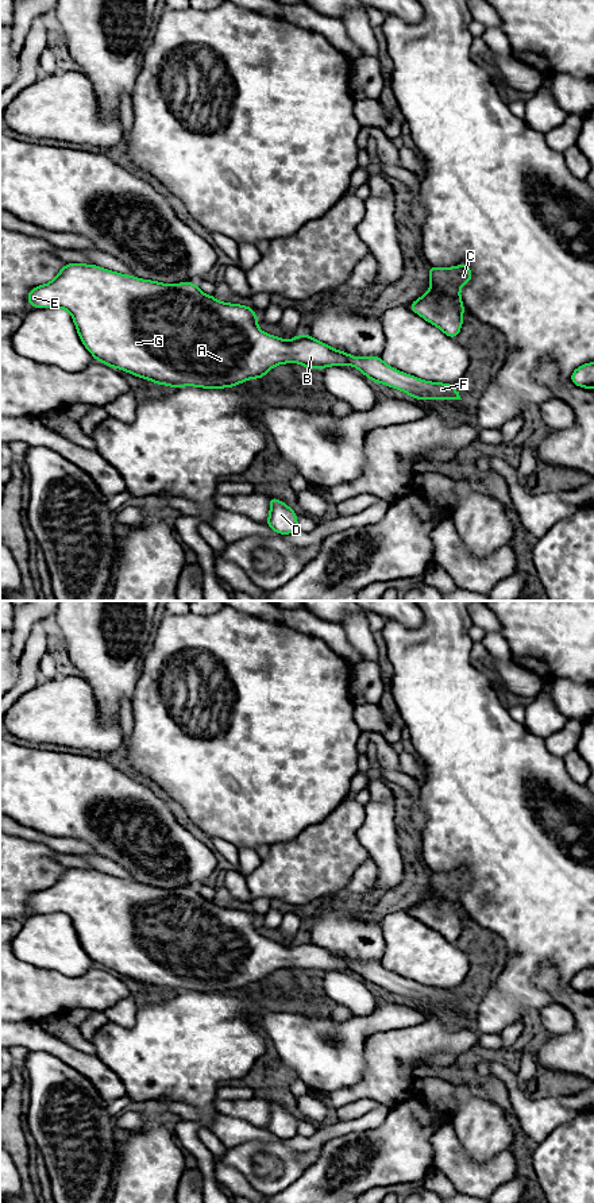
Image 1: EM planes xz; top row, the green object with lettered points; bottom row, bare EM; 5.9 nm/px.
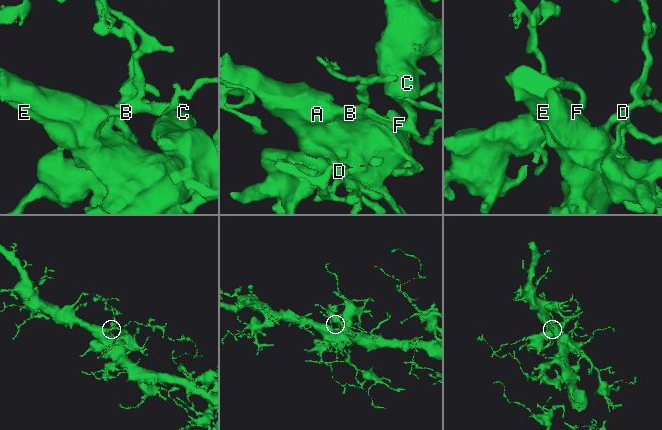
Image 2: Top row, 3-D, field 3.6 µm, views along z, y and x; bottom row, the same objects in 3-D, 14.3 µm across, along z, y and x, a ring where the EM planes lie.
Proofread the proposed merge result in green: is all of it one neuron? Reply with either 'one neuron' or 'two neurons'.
one neuron

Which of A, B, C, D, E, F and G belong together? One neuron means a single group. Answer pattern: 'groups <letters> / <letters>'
groups A B C D E F G

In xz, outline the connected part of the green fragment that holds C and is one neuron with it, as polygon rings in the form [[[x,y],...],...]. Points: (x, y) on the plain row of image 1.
[[[466,867],[456,872],[433,872],[428,875],[431,894],[418,905],[409,909],[409,914],[437,932],[447,941],[456,944],[463,928],[463,911],[459,892],[472,883]]]

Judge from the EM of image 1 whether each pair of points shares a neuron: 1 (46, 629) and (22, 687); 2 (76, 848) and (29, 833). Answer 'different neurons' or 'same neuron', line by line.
1: same neuron
2: same neuron

